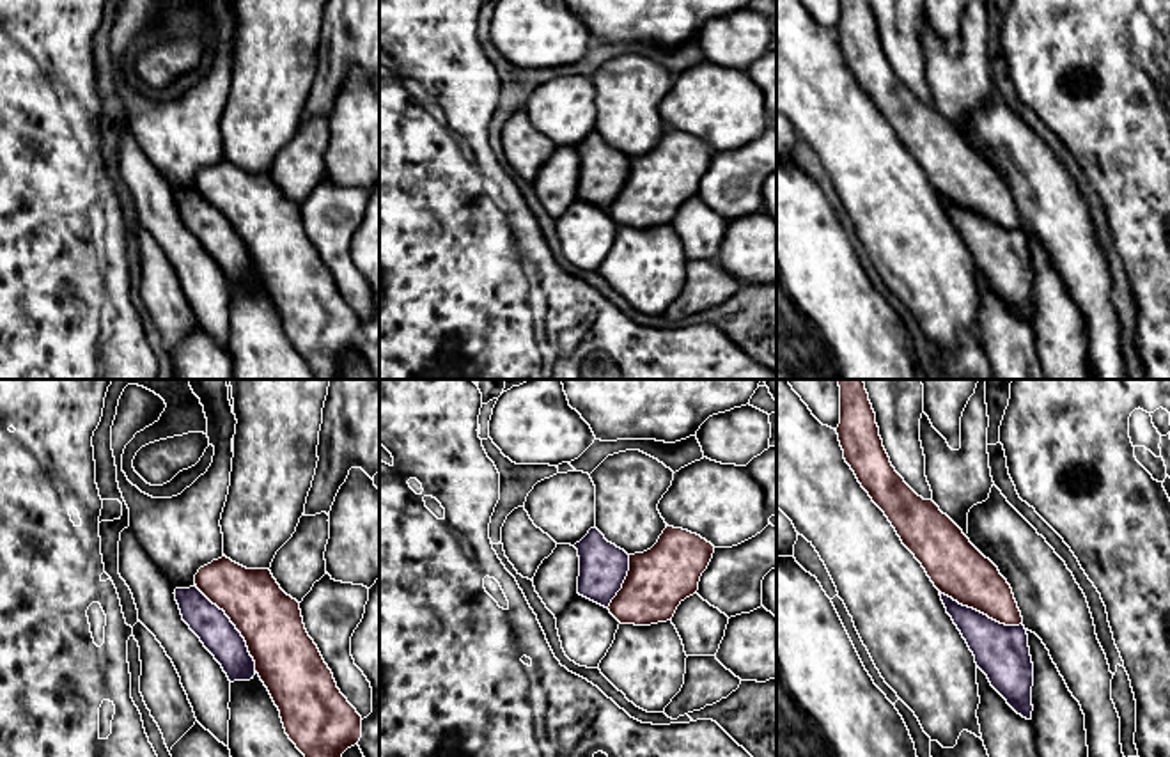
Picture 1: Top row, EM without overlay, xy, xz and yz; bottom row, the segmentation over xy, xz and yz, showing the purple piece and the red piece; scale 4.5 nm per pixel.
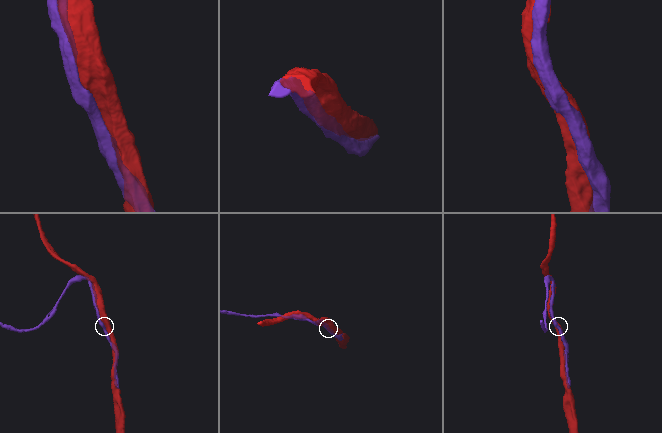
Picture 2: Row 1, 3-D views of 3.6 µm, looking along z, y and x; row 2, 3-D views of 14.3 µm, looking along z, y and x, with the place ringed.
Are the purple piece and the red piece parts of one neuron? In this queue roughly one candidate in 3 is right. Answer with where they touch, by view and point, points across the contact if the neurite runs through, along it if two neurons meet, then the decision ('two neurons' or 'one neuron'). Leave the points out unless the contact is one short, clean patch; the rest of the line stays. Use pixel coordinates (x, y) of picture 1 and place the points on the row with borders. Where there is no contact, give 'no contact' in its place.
contact xy (234, 628); one neuron

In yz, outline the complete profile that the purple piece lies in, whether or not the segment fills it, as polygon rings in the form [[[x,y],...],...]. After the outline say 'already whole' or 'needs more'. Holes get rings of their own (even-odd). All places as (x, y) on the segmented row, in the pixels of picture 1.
[[[838,379],[838,386],[840,424],[837,434],[846,463],[940,590],[947,613],[973,652],[977,667],[1018,714],[1032,720],[1034,663],[1010,585],[932,500],[918,496],[895,472],[883,447],[863,379]]]; needs more

